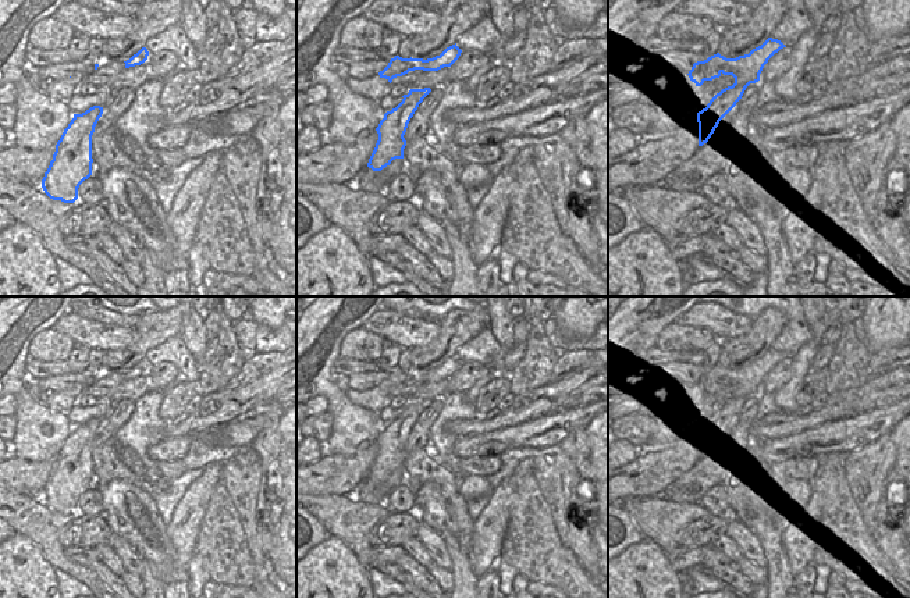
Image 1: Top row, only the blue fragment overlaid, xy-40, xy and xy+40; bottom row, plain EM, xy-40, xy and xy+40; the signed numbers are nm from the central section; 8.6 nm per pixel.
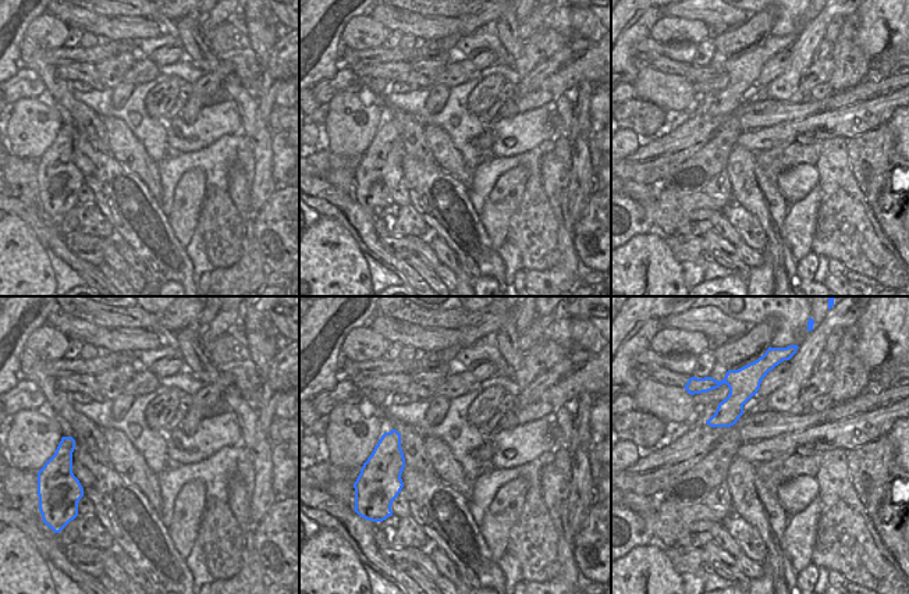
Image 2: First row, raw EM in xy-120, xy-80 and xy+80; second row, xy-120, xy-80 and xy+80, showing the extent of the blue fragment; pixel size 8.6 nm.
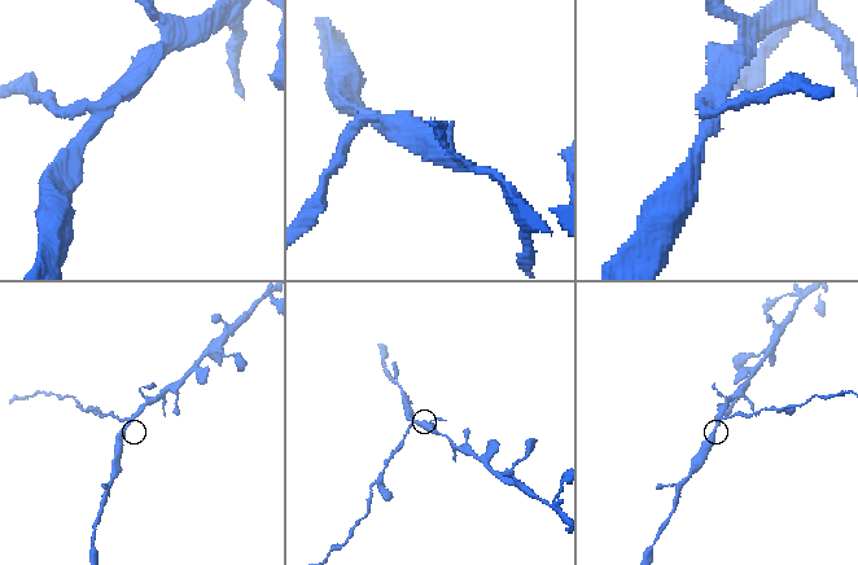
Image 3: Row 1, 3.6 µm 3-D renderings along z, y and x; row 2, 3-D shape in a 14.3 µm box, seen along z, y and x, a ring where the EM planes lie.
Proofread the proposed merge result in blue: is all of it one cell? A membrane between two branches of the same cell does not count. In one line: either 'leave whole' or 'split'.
split

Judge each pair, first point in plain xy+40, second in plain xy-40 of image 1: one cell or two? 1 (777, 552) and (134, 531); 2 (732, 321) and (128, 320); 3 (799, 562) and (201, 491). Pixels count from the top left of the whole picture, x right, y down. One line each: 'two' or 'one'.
1: two
2: two
3: one

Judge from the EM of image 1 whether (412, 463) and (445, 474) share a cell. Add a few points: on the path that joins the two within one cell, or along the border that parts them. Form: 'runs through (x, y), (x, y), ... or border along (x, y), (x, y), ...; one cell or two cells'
runs through (420, 469), (437, 473); one cell

